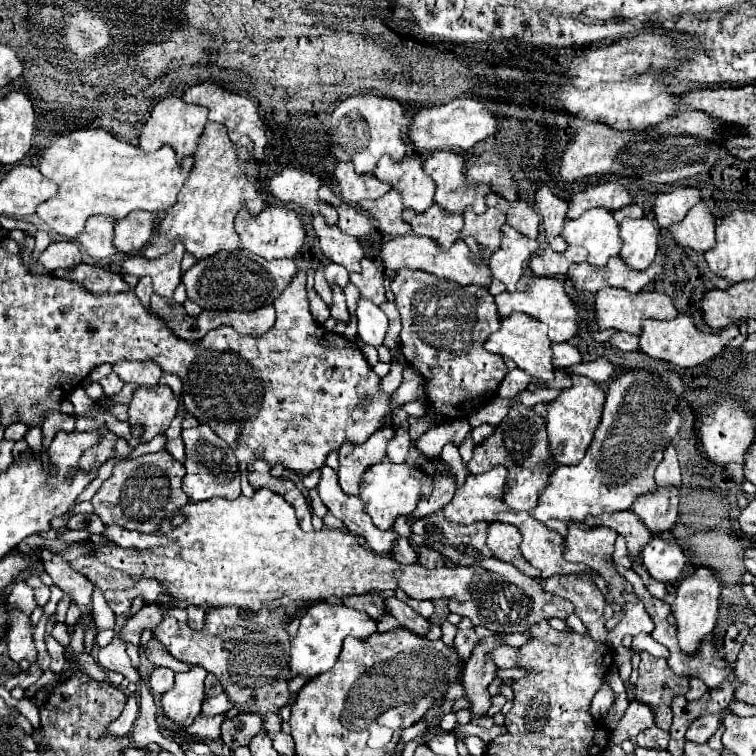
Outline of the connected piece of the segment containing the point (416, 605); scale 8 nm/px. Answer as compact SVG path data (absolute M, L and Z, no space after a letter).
M396 592L396 598L404 600L412 610L416 610L418 614L422 614L424 618L430 618L432 612L434 612L434 606L430 600L412 600L410 596L404 596L404 592Z

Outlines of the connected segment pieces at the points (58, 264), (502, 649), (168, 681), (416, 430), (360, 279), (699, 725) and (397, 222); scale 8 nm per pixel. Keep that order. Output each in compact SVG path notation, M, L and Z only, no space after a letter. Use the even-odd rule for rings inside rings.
M52 242L40 256L38 262L54 272L56 268L74 268L82 264L80 248L74 242Z
M498 646L490 652L490 656L498 668L514 668L514 664L516 664L514 652L516 652L516 648L510 650L510 646Z
M159 667L151 674L150 687L153 692L163 694L174 685L175 672L169 668Z
M404 270L404 272L398 272L398 276L392 280L392 292L396 296L396 308L402 316L402 332L400 332L400 350L402 354L406 356L406 362L416 368L416 372L420 372L420 376L424 376L426 384L424 384L424 390L426 390L426 400L428 400L428 414L420 416L420 418L414 418L414 416L408 416L408 424L410 424L410 436L412 436L412 448L408 452L408 458L406 462L412 464L412 468L420 470L420 472L426 472L432 480L432 492L428 496L424 496L420 500L420 504L416 506L416 509L412 512L412 516L408 518L408 524L414 524L416 520L420 520L422 516L428 516L440 508L444 508L448 504L448 500L452 500L454 492L456 492L456 482L454 482L454 474L450 472L448 464L444 460L434 460L434 458L428 458L426 462L420 462L420 454L418 454L418 448L416 448L416 440L428 432L430 428L438 426L440 422L436 420L438 416L440 418L448 418L448 420L456 420L456 418L464 418L468 416L472 410L480 408L484 402L488 402L488 398L482 398L486 396L488 392L492 392L492 396L498 392L498 386L500 382L504 380L504 376L508 374L508 368L504 364L504 358L502 356L496 356L496 354L490 354L488 350L484 350L484 342L488 340L488 336L492 332L496 332L500 328L500 318L498 318L498 312L496 312L496 304L492 300L492 294L482 288L482 286L460 286L456 282L448 282L448 280L436 280L436 276L428 276L426 272L412 272L412 270ZM428 466L434 468L436 476L432 476L428 472Z
M362 260L362 272L350 274L350 282L360 288L360 296L372 300L376 306L386 302L384 296L384 272L374 264L374 260Z
M704 716L700 720L694 720L686 732L686 740L694 744L706 744L708 738L718 730L718 726L720 726L718 716Z
M390 190L380 200L364 200L364 202L360 202L360 208L370 212L370 216L374 220L378 220L382 234L386 234L386 236L410 234L408 224L402 222L402 204L400 204L400 196L396 196L396 192Z

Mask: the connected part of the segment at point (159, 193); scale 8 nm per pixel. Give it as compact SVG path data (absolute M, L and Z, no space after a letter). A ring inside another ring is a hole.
M100 128L74 130L60 136L56 144L44 152L38 164L40 172L60 186L52 200L40 204L38 216L60 236L74 240L82 232L86 220L94 214L122 220L134 210L168 210L176 202L192 164L194 160L190 156L178 160L176 154L172 154L172 148L160 148L150 154L140 152L138 146L130 146Z

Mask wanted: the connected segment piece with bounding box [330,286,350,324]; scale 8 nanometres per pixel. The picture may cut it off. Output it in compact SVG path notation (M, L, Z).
M338 286L334 288L334 306L332 306L330 310L332 310L332 318L334 318L334 320L344 322L344 324L350 322L350 314L348 314L346 302L344 302L344 292L342 292L342 288L338 288Z

